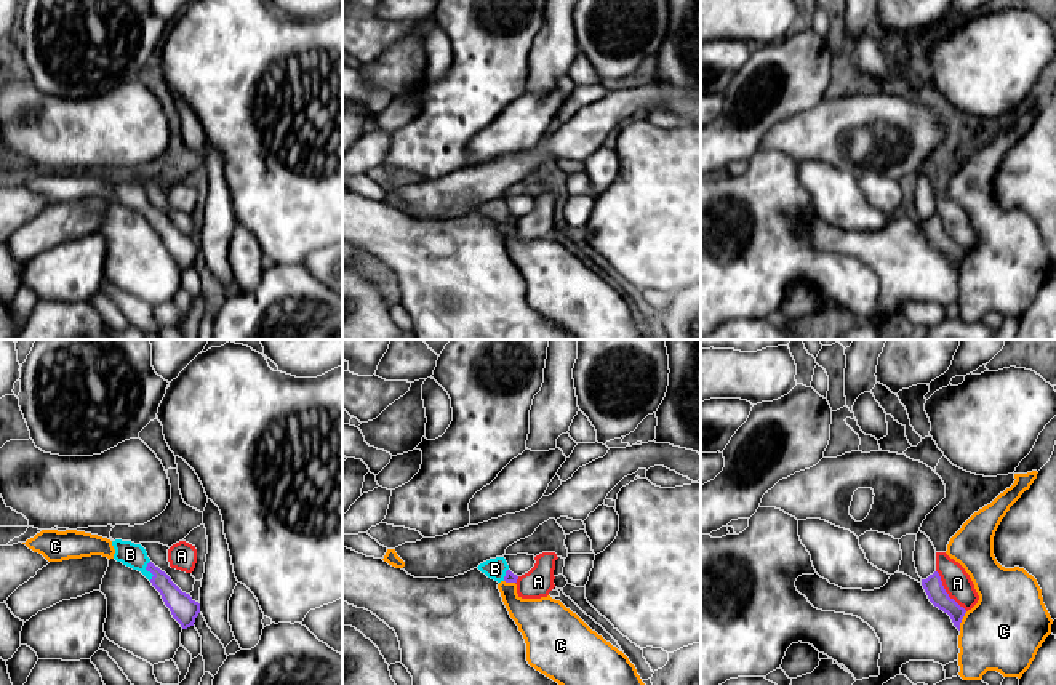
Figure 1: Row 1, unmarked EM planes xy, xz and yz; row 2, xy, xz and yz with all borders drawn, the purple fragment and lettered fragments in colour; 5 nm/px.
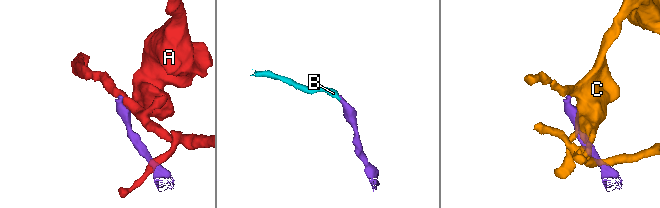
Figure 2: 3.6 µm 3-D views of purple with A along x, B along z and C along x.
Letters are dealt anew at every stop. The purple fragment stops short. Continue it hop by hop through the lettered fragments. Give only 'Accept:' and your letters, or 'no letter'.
Accept: B

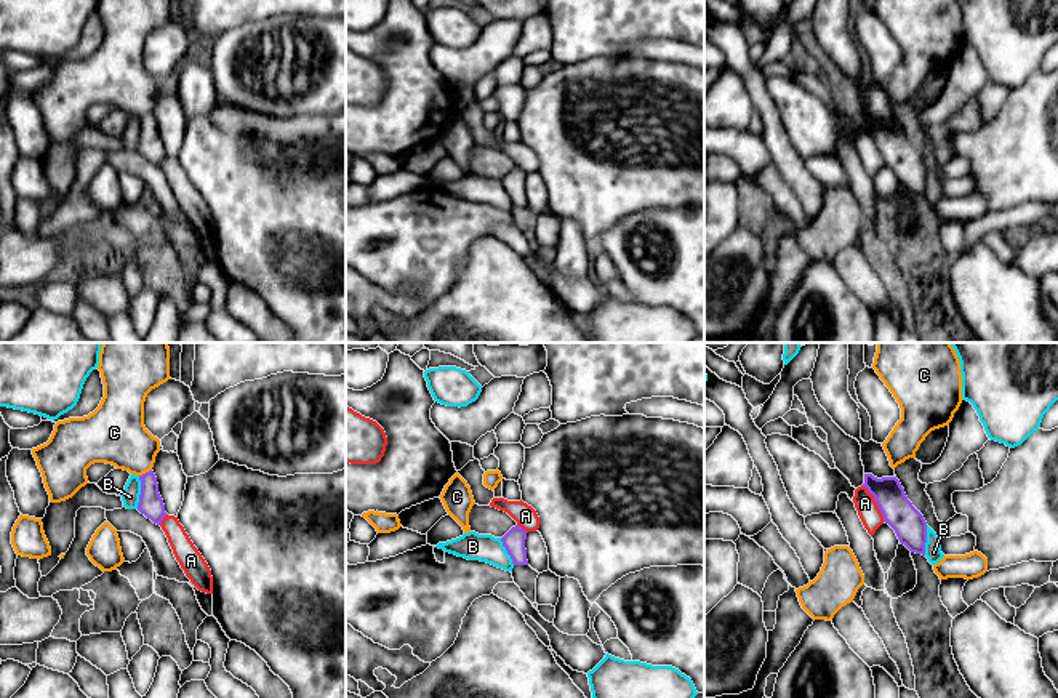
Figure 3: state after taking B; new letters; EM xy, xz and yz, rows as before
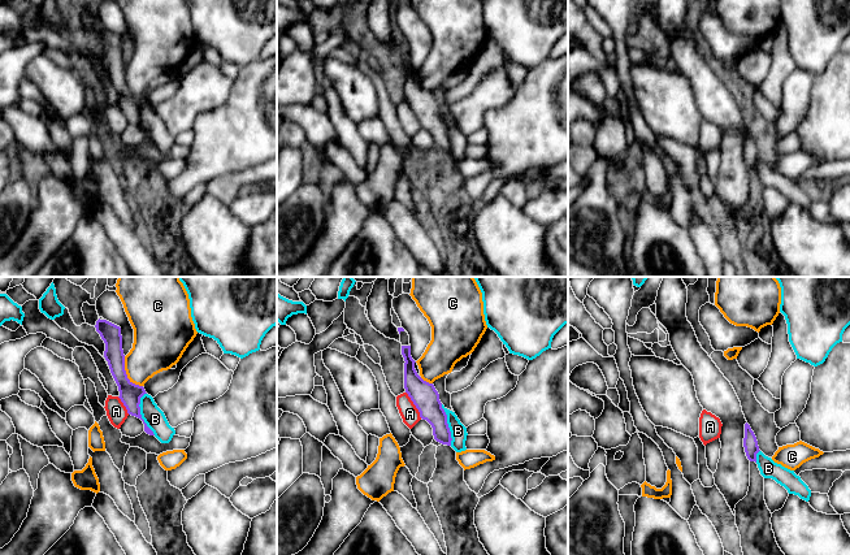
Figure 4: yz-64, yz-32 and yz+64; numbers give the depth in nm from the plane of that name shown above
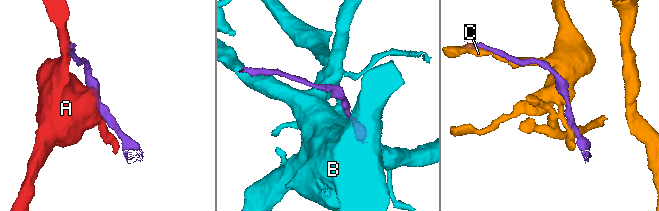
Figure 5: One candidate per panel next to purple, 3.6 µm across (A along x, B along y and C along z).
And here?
Accept: no letter

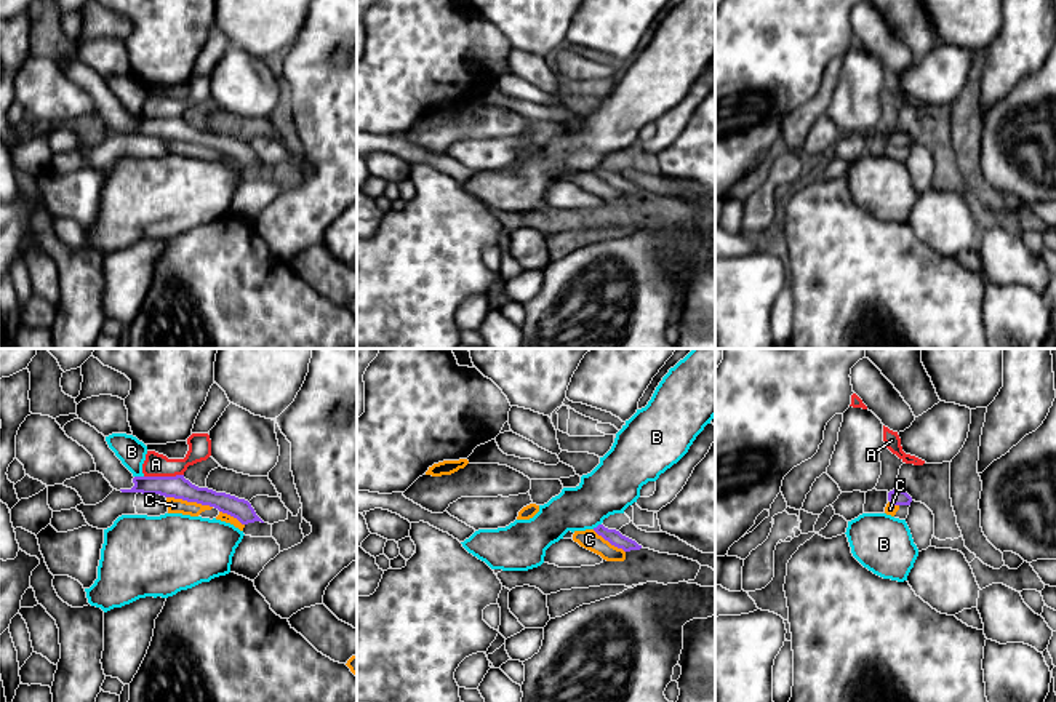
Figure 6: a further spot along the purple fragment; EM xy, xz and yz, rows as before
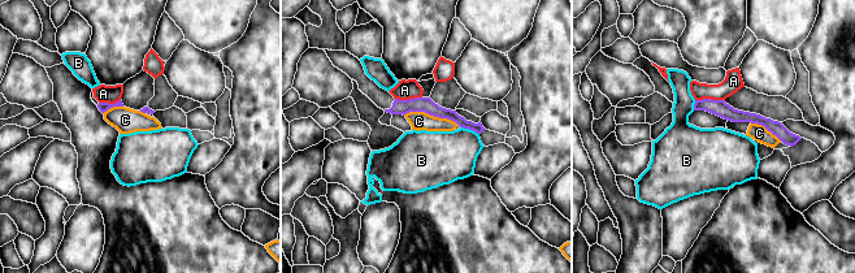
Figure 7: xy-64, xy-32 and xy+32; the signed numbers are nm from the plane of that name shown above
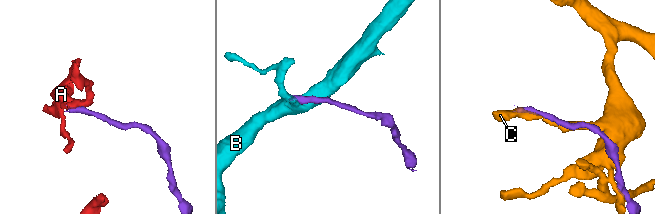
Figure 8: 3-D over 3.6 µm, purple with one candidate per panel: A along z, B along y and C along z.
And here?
Accept: no letter

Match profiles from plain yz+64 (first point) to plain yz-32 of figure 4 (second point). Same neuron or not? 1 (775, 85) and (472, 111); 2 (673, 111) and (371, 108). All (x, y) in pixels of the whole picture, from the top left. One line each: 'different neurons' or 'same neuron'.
1: different neurons
2: same neuron

